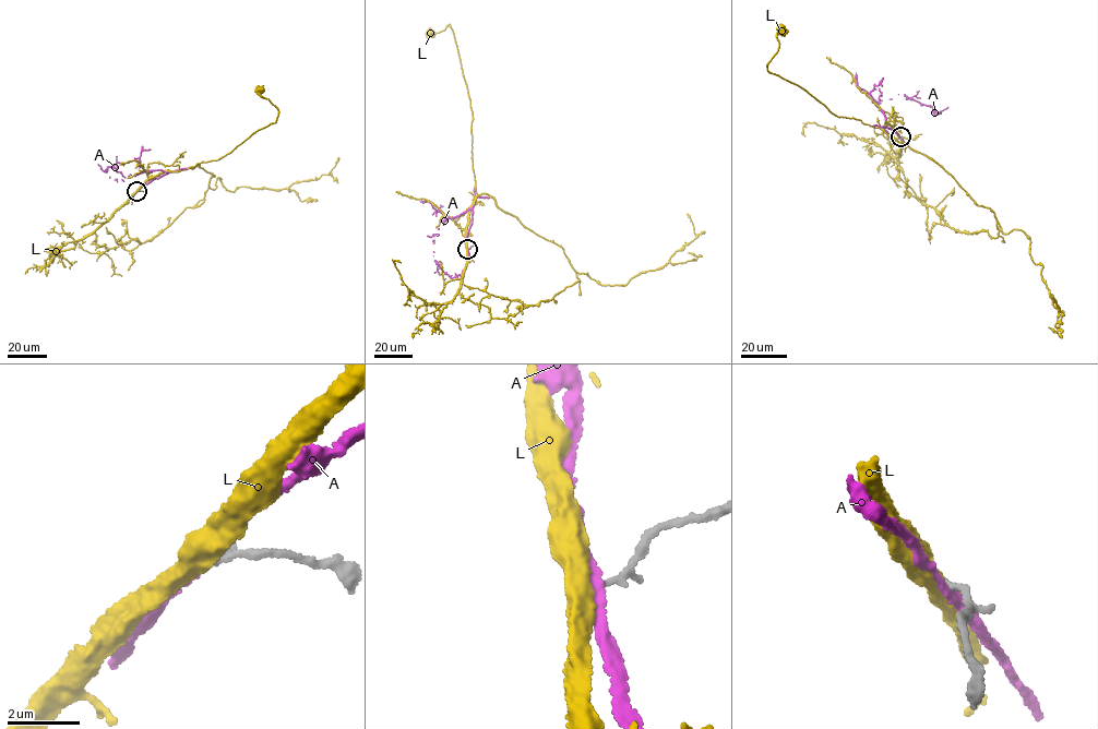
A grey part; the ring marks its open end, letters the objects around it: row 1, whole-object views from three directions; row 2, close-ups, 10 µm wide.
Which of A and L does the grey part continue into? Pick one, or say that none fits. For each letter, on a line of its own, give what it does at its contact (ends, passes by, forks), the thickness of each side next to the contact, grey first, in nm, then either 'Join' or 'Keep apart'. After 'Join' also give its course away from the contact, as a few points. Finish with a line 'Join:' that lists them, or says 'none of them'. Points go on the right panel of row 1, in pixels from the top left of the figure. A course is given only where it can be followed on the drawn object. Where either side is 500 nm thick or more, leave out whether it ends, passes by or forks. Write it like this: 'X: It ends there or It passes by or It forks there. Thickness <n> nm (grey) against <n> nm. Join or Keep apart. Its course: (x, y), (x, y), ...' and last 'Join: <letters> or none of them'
A: It passes by. Thickness 180 nm (grey) against 280 nm. Keep apart
L: It passes by. Thickness 180 nm (grey) against 480 nm. Join. Its course: (900, 136), (895, 127), (881, 129), (940, 166), (993, 213), (1003, 232), (1022, 230), (1063, 313), (1050, 294)
Join: L

